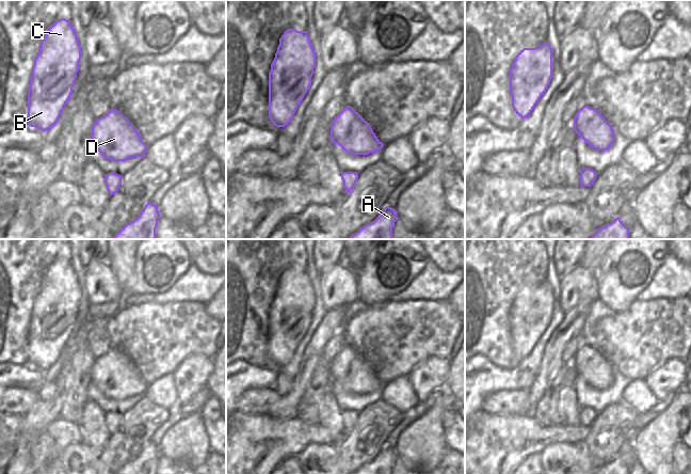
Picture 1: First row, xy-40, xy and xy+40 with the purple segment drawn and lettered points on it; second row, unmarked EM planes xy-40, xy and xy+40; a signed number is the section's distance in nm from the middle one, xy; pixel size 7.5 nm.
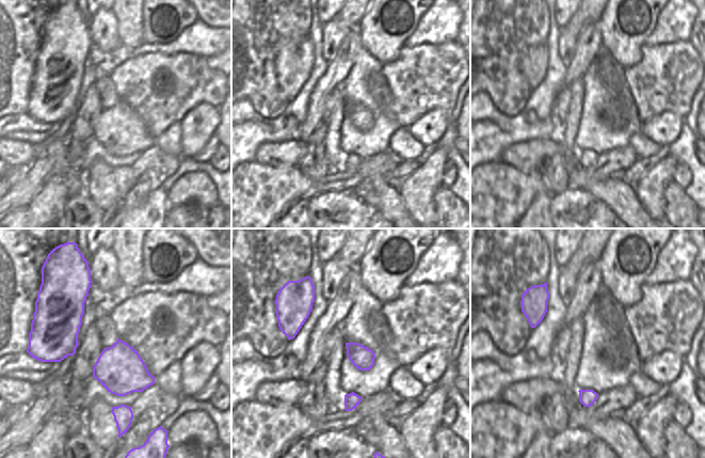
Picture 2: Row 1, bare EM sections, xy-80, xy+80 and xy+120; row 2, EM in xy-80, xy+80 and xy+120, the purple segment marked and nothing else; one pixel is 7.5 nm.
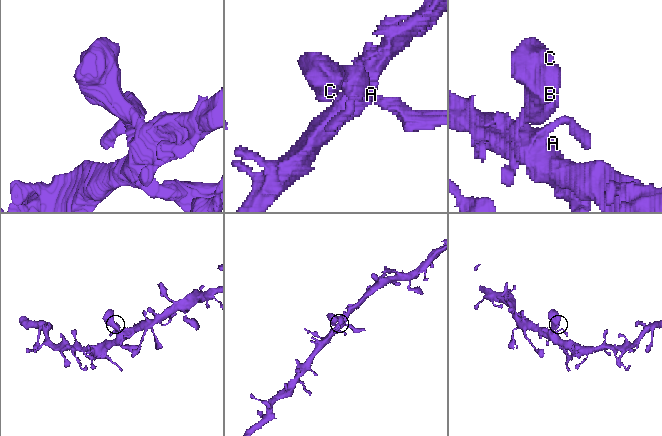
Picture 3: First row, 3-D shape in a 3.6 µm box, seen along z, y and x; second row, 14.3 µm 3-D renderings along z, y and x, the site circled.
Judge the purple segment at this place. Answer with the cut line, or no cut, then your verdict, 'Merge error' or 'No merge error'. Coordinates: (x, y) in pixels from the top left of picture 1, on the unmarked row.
No split. No merge error

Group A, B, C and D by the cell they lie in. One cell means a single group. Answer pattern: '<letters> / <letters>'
A B C D

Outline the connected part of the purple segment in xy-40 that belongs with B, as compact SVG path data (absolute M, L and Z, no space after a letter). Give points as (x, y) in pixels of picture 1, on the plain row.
M57 259L45 271L34 299L28 329L29 365L46 370L55 364L71 336L80 299L81 286L70 259Z

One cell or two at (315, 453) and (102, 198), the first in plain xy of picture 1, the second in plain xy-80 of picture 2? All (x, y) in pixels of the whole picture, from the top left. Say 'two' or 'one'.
two

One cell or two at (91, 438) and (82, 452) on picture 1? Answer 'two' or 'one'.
two

